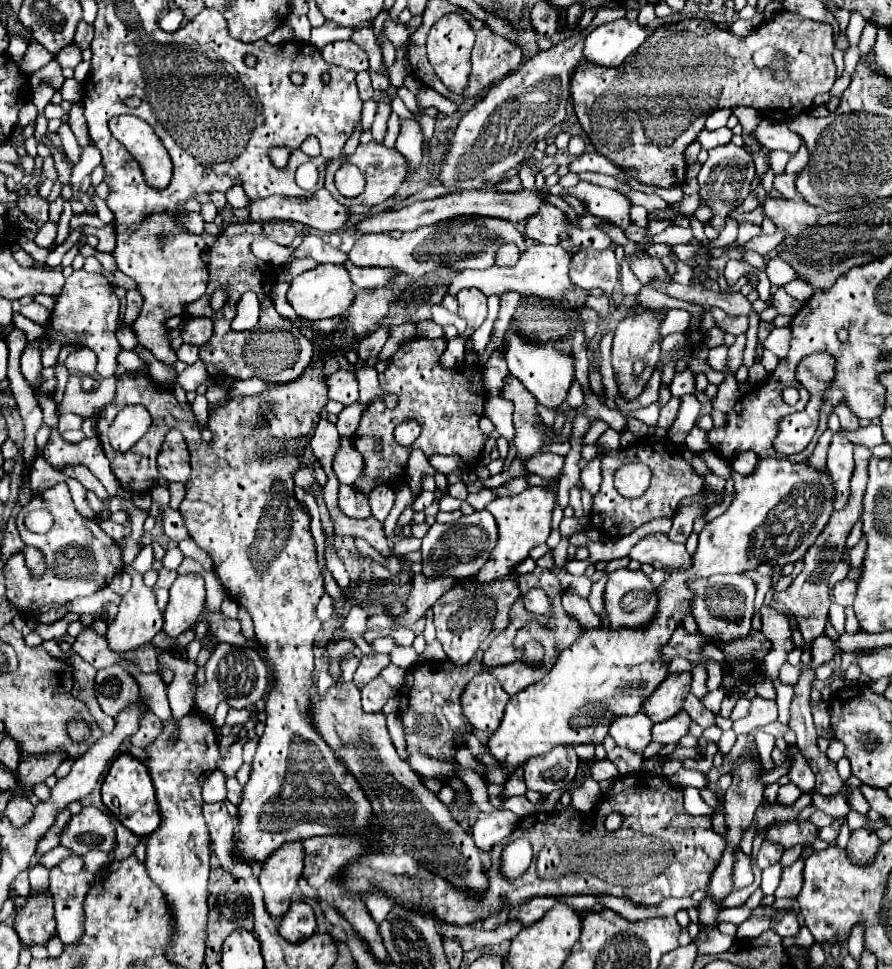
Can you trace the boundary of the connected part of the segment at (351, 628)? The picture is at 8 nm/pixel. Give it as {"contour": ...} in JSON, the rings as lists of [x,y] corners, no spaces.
{"contour":[[[351,605],[347,617],[345,617],[343,625],[341,625],[341,629],[347,633],[347,639],[353,641],[353,643],[359,647],[363,655],[368,656],[376,652],[368,643],[365,643],[365,639],[361,637],[363,631],[365,631],[365,621],[367,621],[367,613],[363,611],[363,607],[361,607],[361,605]]]}

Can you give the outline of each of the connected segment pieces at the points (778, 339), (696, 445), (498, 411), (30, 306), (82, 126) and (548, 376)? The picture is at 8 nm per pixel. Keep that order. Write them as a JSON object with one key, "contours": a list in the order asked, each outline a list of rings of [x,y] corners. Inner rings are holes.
{"contours":[[[[783,327],[783,329],[773,329],[771,335],[765,339],[763,347],[773,351],[779,359],[785,359],[787,357],[787,351],[789,351],[789,343],[791,343],[791,329],[789,327]]],[[[697,425],[687,433],[685,437],[685,447],[691,451],[701,451],[701,449],[711,449],[707,445],[707,431],[701,431]]],[[[499,396],[488,397],[484,406],[484,416],[491,419],[495,431],[507,441],[511,441],[513,435],[513,411],[513,404]]],[[[31,301],[31,303],[27,303],[27,305],[21,305],[19,313],[21,313],[21,315],[25,315],[27,319],[33,319],[33,321],[37,321],[39,325],[47,327],[49,311],[47,311],[43,305],[39,305],[39,303],[33,303],[33,301]]],[[[75,103],[69,111],[69,127],[73,131],[73,135],[77,137],[81,147],[91,145],[91,137],[87,131],[87,121],[83,119],[83,103]]],[[[509,329],[505,333],[505,359],[509,373],[513,373],[517,379],[521,379],[529,391],[537,395],[537,401],[545,407],[559,407],[565,397],[571,381],[575,379],[573,371],[573,355],[561,353],[553,343],[527,343],[519,331]]]]}

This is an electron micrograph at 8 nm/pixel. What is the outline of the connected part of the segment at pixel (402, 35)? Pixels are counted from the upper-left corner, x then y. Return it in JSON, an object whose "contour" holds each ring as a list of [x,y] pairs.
{"contour":[[[387,17],[387,21],[383,23],[383,31],[381,31],[381,37],[389,39],[393,43],[393,47],[399,51],[401,47],[405,47],[407,39],[409,39],[409,29],[401,23],[397,23],[395,19]]]}

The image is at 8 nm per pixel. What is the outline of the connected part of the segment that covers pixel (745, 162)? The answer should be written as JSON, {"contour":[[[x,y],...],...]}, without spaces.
{"contour":[[[727,143],[727,145],[721,145],[721,147],[709,149],[709,159],[703,163],[703,167],[697,175],[697,181],[701,185],[701,191],[699,191],[701,201],[713,211],[713,217],[711,217],[709,225],[715,231],[721,233],[725,229],[725,217],[745,201],[745,197],[751,191],[753,175],[755,175],[753,159],[743,147]]]}

